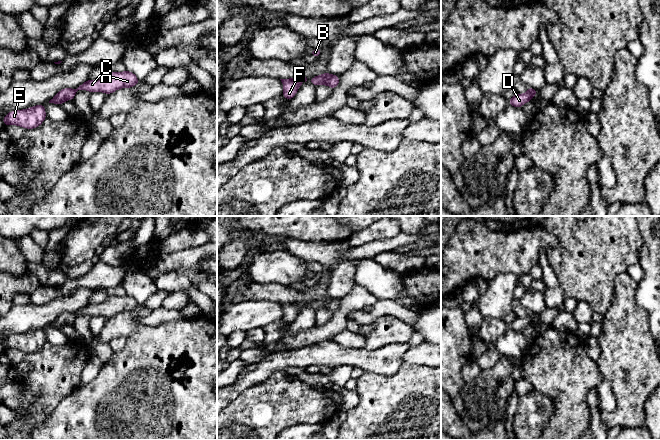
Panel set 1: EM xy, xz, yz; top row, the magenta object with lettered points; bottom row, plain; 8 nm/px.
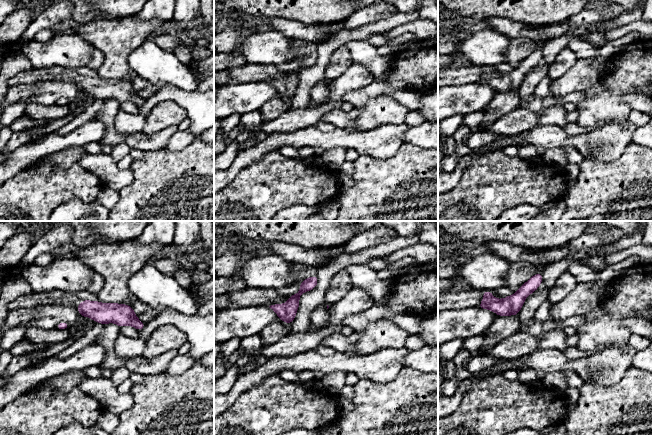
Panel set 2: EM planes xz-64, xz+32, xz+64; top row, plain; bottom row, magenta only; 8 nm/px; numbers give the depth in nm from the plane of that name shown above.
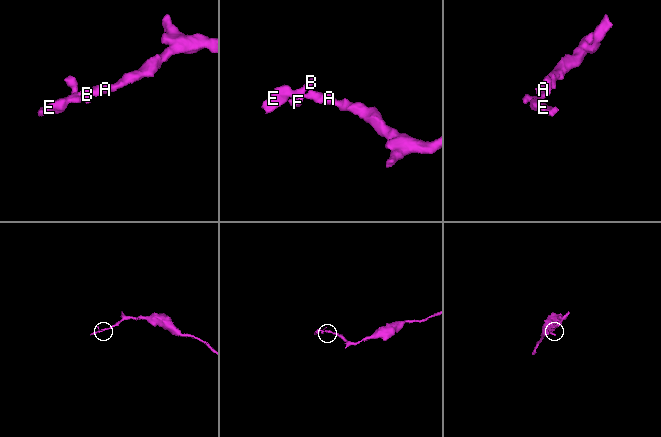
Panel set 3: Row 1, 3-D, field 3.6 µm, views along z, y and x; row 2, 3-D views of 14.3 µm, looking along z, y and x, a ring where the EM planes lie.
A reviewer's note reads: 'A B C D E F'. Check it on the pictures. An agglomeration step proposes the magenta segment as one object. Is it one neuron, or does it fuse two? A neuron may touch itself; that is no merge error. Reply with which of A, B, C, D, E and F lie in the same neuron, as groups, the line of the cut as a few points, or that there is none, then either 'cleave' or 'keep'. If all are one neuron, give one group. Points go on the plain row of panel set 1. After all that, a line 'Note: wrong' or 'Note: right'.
A C / B D E F | xy (73, 313), (75, 316) | cleave
Note: wrong

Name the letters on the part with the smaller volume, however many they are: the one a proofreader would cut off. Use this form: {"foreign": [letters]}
{"foreign": ["B", "D", "E", "F"]}

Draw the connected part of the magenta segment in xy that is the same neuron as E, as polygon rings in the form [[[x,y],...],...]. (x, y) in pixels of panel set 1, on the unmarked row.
[[[43,328],[11,335],[5,339],[2,345],[5,350],[17,349],[26,353],[34,353],[40,350],[46,342],[45,328]]]

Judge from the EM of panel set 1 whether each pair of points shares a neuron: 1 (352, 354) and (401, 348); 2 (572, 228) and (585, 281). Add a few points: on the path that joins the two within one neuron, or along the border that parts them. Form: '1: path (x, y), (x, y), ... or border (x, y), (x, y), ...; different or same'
1: path (364, 358), (383, 358), (389, 356); same
2: path (578, 241), (585, 248), (585, 268); same

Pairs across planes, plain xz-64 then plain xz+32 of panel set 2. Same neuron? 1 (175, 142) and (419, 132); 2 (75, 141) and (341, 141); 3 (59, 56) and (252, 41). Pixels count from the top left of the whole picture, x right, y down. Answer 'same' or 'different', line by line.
1: same
2: same
3: same

